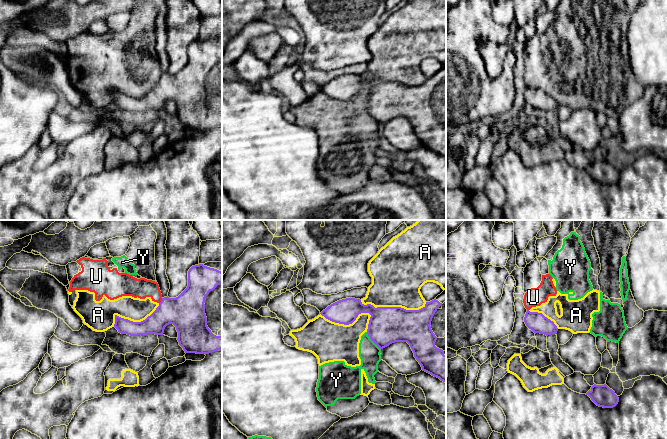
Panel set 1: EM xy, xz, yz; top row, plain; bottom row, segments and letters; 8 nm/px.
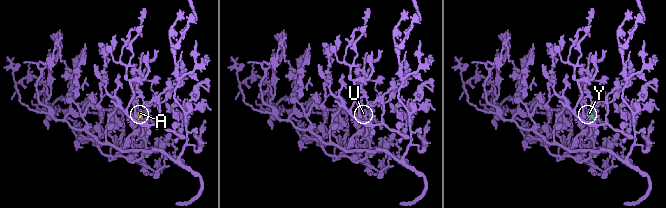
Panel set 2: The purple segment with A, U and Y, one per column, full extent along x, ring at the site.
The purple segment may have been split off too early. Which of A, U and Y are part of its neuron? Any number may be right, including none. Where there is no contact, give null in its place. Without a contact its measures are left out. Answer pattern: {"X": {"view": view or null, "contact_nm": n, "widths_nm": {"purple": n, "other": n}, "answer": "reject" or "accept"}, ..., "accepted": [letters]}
{"A": {"view": "xz", "contact_nm": 550, "widths_nm": {"purple": 300, "other": 420}, "answer": "reject"}, "U": {"view": "xy", "contact_nm": 50, "widths_nm": {"purple": 300, "other": 160}, "answer": "reject"}, "Y": {"view": "xz", "contact_nm": 180, "widths_nm": {"purple": 300, "other": 170}, "answer": "reject"}, "accepted": []}

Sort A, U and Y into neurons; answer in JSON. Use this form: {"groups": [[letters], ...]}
{"groups": [["A", "U", "Y"]]}

